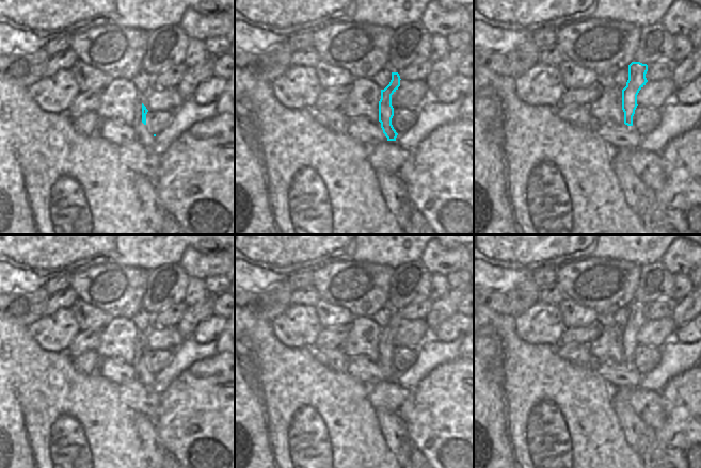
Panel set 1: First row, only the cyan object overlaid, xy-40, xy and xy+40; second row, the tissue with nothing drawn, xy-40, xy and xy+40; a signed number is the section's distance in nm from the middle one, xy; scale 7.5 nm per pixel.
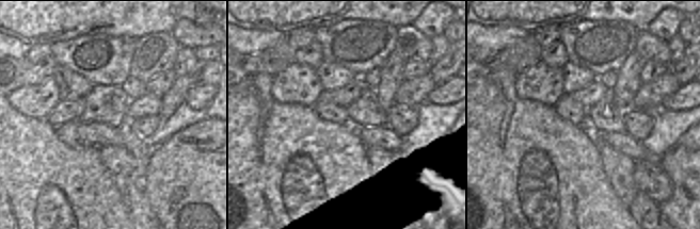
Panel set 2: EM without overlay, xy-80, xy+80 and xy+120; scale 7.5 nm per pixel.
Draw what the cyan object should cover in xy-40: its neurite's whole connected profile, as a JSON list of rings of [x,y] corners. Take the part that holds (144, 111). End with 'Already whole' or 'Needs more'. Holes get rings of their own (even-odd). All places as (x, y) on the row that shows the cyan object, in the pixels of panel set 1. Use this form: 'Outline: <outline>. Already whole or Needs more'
Outline: [[[139,103],[136,110],[136,116],[131,123],[131,127],[136,131],[136,141],[147,149],[155,148],[155,136],[146,128],[146,114],[148,110],[142,103]]]. Needs more.

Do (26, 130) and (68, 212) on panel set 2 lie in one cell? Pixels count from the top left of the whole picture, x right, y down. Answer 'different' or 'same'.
same

